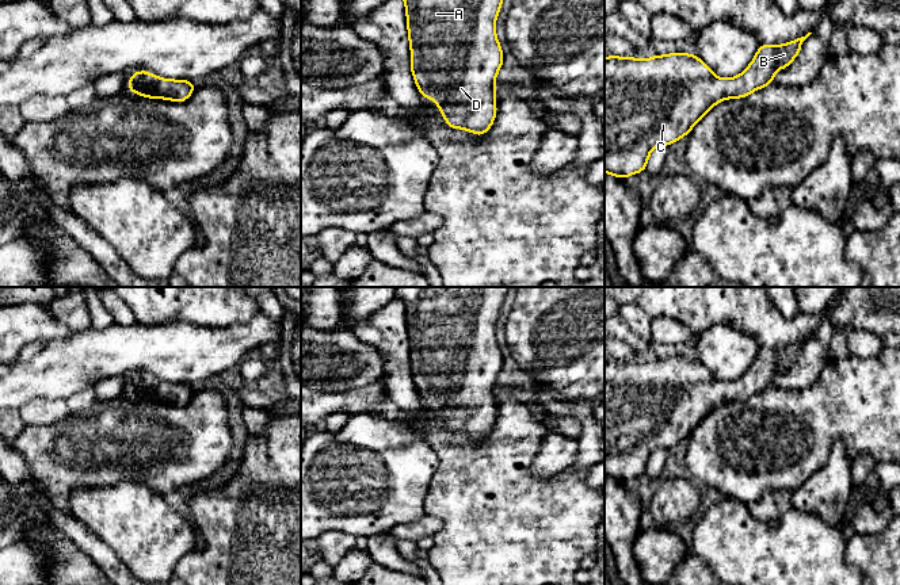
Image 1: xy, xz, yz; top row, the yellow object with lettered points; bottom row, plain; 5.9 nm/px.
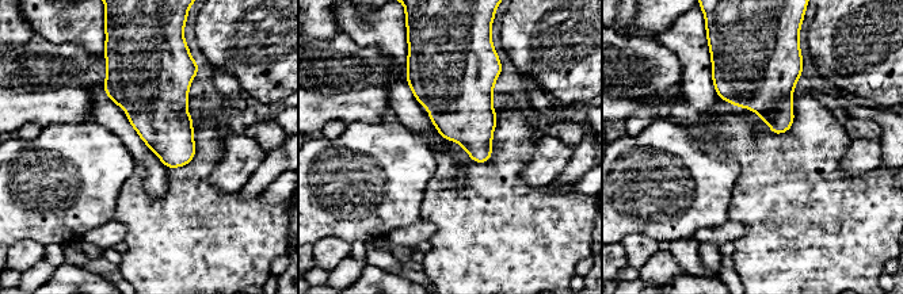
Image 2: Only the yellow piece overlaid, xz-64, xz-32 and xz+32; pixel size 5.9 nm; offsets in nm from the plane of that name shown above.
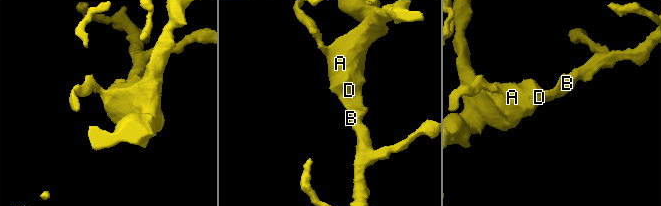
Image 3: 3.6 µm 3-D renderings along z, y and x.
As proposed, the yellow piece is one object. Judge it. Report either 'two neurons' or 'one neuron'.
one neuron

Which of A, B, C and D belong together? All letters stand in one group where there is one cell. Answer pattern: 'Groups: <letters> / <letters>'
Groups: A B C D

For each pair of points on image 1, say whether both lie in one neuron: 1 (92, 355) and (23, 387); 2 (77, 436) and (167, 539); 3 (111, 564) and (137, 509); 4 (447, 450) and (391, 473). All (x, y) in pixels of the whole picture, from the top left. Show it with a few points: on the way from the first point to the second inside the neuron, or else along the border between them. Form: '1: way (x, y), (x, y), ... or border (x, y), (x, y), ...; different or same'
1: way (75, 363), (68, 367), (41, 373); same
2: border (87, 486), (134, 481), (149, 489); different
3: border (94, 532), (130, 570); different
4: border (415, 431), (439, 461), (430, 485); different

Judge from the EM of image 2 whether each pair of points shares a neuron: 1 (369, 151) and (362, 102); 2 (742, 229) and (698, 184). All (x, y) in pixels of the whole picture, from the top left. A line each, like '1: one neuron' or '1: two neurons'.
1: two neurons
2: two neurons

